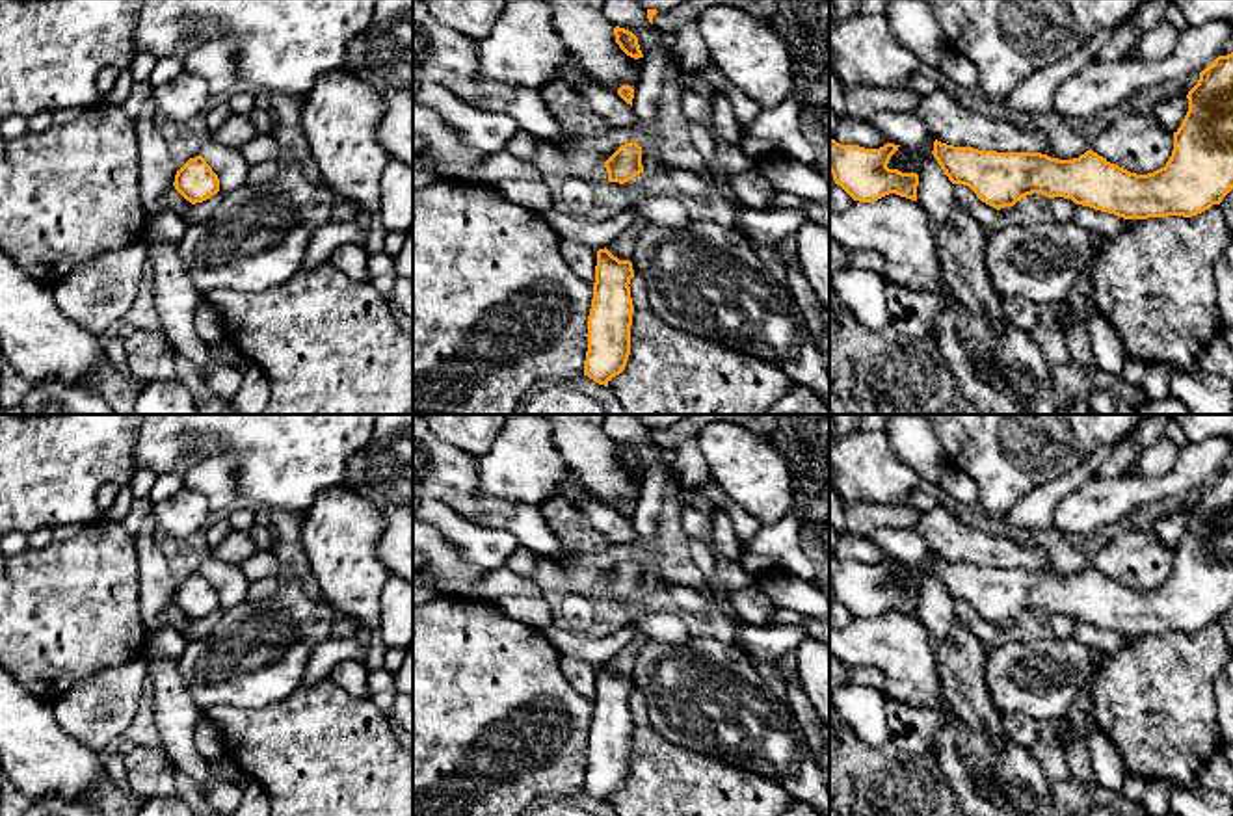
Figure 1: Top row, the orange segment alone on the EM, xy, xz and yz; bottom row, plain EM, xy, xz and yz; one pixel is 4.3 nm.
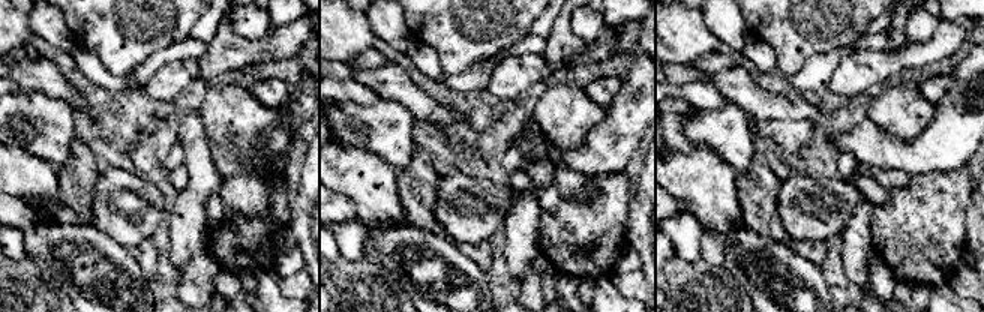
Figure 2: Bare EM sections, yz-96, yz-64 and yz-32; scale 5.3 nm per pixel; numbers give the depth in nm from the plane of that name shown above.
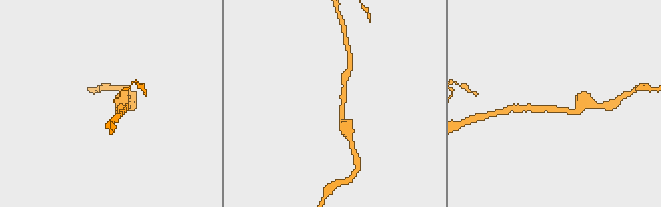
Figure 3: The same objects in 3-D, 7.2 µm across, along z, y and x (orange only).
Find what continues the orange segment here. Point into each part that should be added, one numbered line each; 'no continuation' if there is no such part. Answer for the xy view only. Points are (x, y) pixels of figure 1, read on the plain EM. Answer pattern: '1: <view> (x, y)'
no continuation

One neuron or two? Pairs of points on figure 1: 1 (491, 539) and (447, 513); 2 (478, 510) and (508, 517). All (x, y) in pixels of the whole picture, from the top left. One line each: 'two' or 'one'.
1: one
2: one

